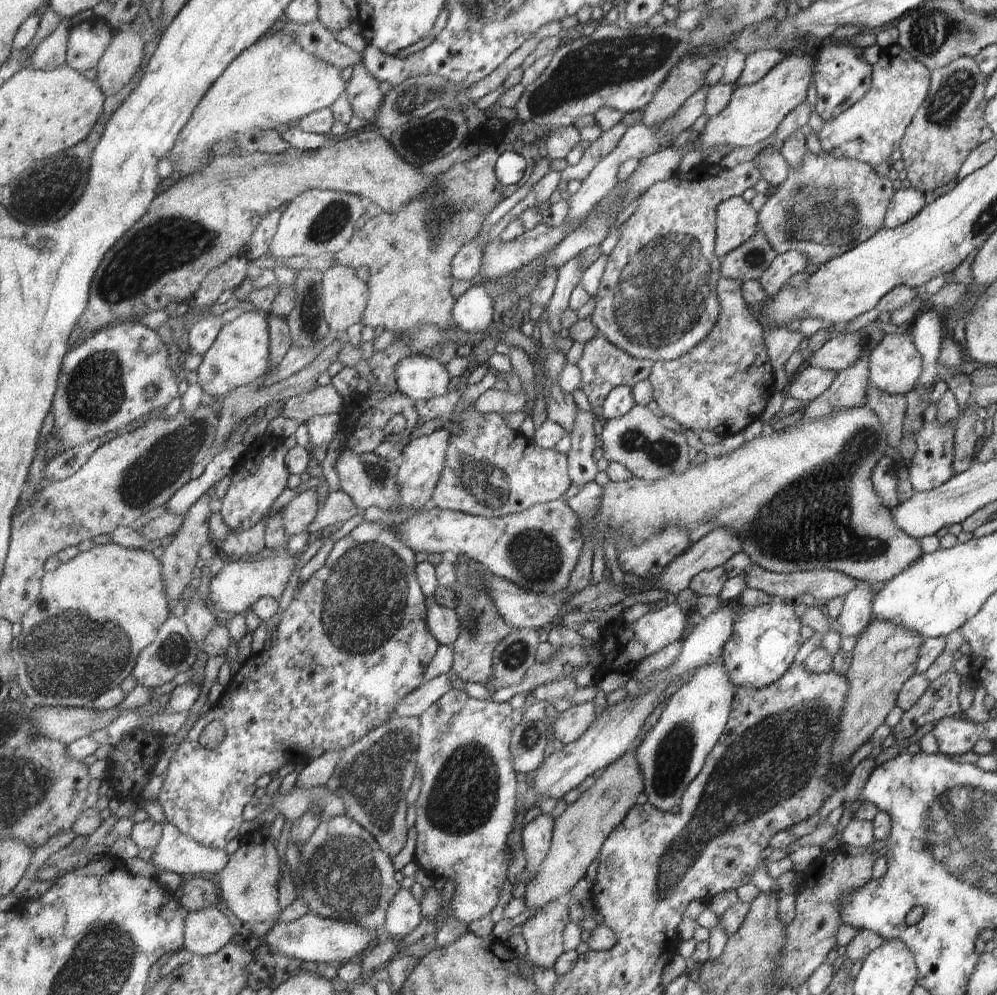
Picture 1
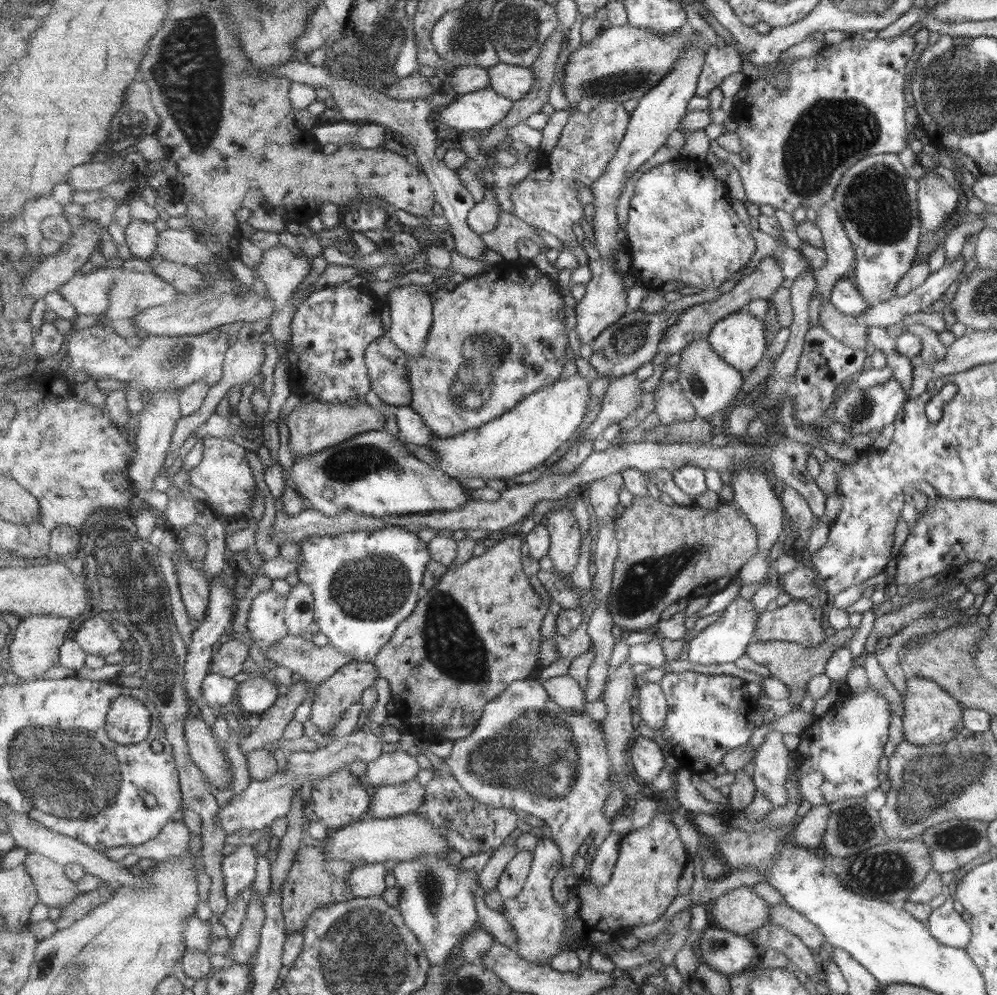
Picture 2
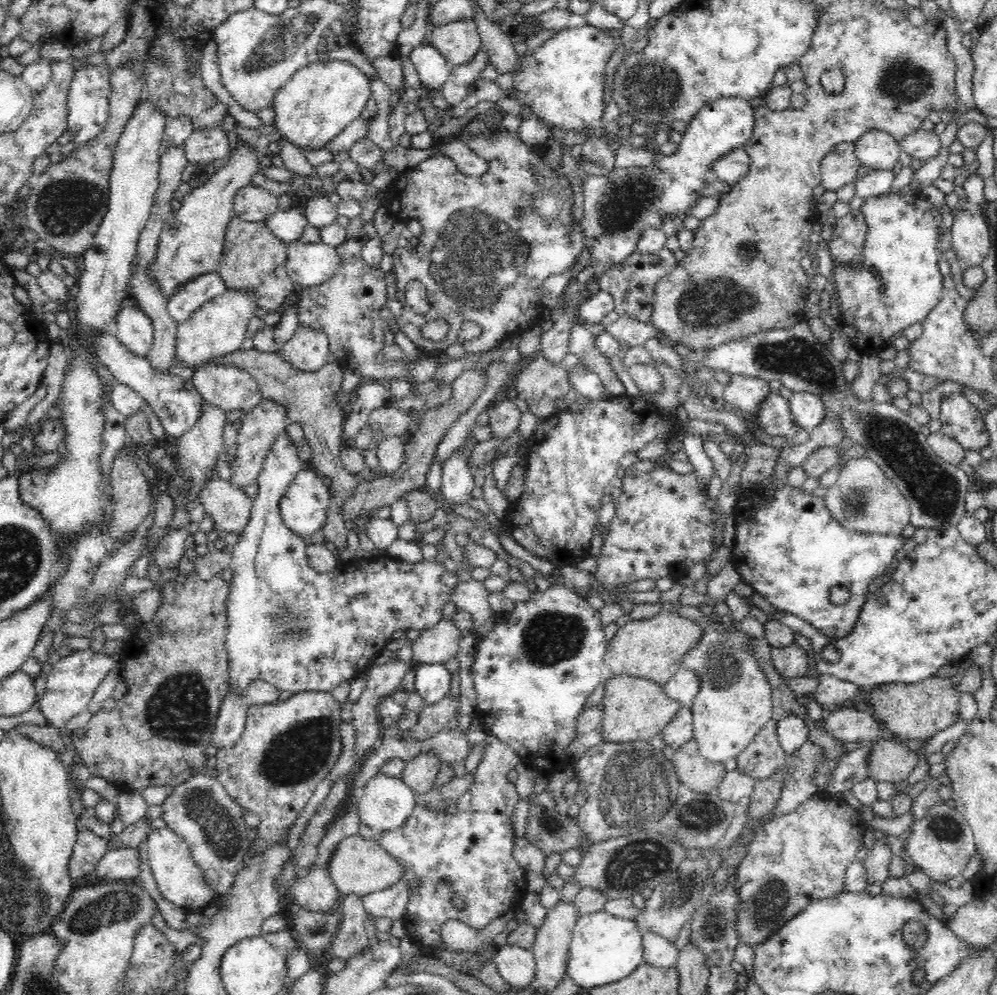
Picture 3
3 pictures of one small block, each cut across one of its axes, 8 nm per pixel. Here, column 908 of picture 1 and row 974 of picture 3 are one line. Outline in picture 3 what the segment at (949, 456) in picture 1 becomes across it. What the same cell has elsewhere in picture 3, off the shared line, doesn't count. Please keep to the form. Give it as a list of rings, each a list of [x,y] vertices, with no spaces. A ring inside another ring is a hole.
[[[489,736],[482,760],[475,770],[472,786],[456,800],[455,814],[424,806],[421,799],[418,798],[412,814],[406,818],[406,822],[400,828],[377,832],[374,838],[377,844],[402,866],[403,876],[400,882],[407,884],[407,888],[411,891],[405,908],[406,914],[401,919],[406,927],[406,937],[410,938],[414,945],[418,946],[419,950],[423,950],[425,954],[437,957],[448,967],[477,979],[480,976],[480,970],[490,959],[494,958],[494,943],[482,942],[474,950],[458,952],[448,950],[443,946],[441,934],[456,920],[481,931],[492,920],[520,908],[522,900],[528,894],[527,872],[513,856],[514,840],[518,836],[513,827],[513,814],[520,799],[519,792],[515,785],[508,781],[508,772],[515,768],[520,761],[520,757],[514,749],[505,742]],[[415,878],[420,878],[422,881],[420,887],[413,884]],[[457,899],[462,899],[466,904],[462,908],[458,908]]]

